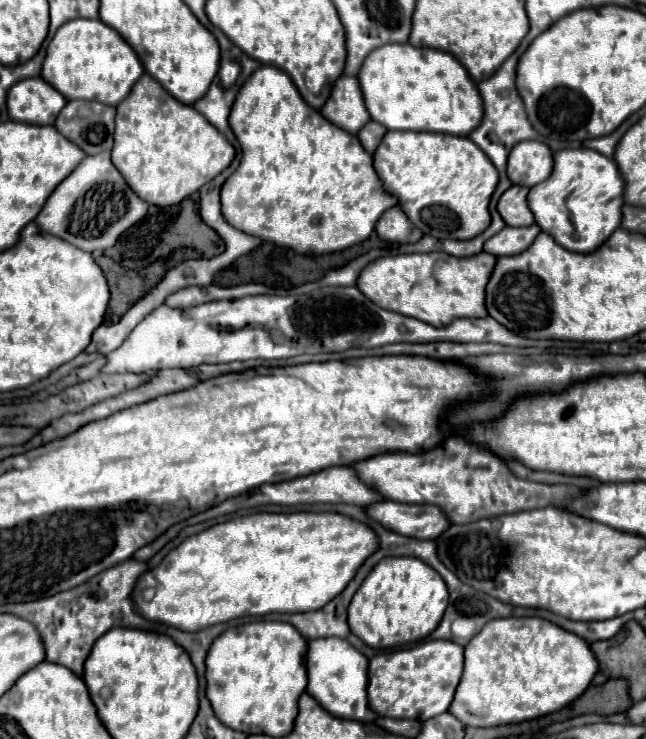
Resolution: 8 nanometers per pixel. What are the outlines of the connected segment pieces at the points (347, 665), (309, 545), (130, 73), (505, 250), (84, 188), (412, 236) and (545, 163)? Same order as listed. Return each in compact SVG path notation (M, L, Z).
M316 638L308 640L306 652L308 686L306 692L312 694L328 712L340 718L374 722L378 716L368 708L366 686L368 686L368 658L360 654L352 644L342 638Z
M250 514L206 528L170 550L156 568L146 570L132 592L136 612L152 622L162 622L186 632L196 632L240 616L270 612L308 612L322 608L354 578L362 562L378 548L376 534L342 514Z
M76 18L58 28L48 44L42 64L42 78L50 82L66 100L100 100L116 106L124 100L144 68L136 52L122 40L122 36L100 20Z
M536 224L526 226L526 228L506 226L502 232L492 236L484 244L484 250L494 256L514 256L514 254L524 252L532 244L532 240L538 236L538 232L540 228L536 228Z
M100 152L86 156L78 168L56 186L34 222L42 232L68 240L84 252L94 252L112 248L124 230L146 216L146 210L146 202L130 190L122 174L110 162L110 152Z
M394 206L382 214L382 218L376 224L376 234L386 242L418 242L422 238L422 232L406 218L406 214L400 210L400 206Z
M520 142L508 156L506 174L512 184L532 188L552 172L552 152L544 142Z

